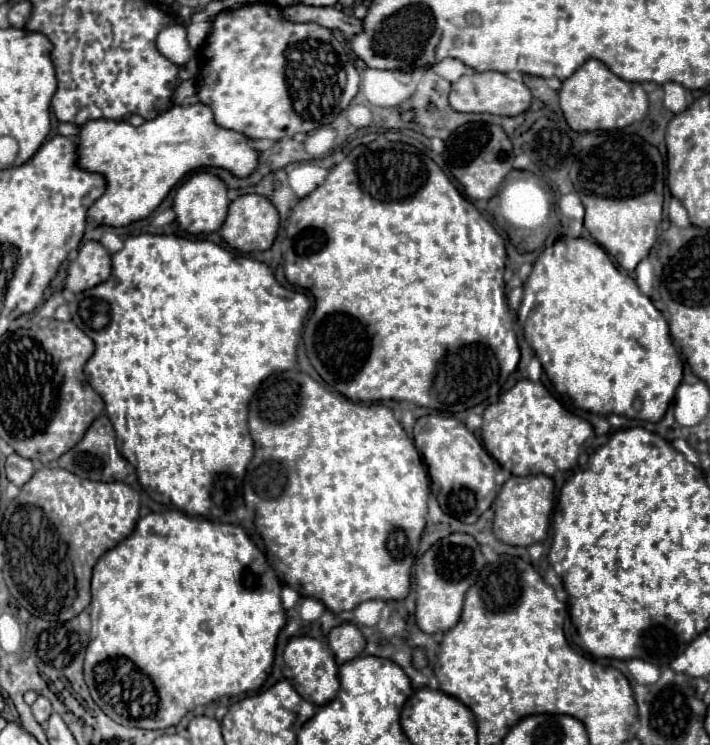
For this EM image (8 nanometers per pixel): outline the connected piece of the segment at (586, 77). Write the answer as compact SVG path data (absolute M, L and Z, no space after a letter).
M587 60L579 70L575 70L573 76L563 80L559 102L567 124L575 132L625 128L633 122L643 120L649 106L647 94L639 82L621 80L599 60Z

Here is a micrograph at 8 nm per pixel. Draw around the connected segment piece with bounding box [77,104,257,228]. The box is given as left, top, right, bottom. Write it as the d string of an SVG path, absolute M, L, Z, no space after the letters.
M191 104L171 106L139 128L113 120L85 122L77 134L77 166L101 174L107 184L103 196L87 210L87 222L119 228L147 218L169 190L197 168L217 166L239 178L249 176L257 166L257 150L247 146L243 134L217 126L209 106Z

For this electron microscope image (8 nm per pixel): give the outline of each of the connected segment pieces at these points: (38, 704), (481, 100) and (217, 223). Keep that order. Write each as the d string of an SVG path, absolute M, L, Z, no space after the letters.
M39 696L31 708L33 708L33 716L39 724L45 724L47 718L51 716L51 702L45 696Z
M475 72L459 78L451 86L449 102L457 112L487 112L495 116L519 116L531 106L531 92L523 82L511 80L501 72Z
M197 172L187 182L183 182L181 188L177 190L175 200L173 200L173 210L183 230L191 234L209 234L209 232L217 232L223 226L227 218L229 202L231 200L227 196L227 186L219 176L211 172Z

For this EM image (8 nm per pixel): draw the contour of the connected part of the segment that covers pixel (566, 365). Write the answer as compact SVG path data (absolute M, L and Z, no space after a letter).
M559 238L553 246L547 246L539 254L537 262L533 264L533 272L527 278L523 289L525 296L518 311L518 323L522 326L525 339L527 342L531 342L531 348L535 350L535 356L541 360L543 370L547 372L551 384L555 386L555 390L559 394L565 394L565 396L573 398L579 408L595 412L595 414L603 414L603 416L621 414L621 416L627 416L627 418L637 418L637 420L647 420L647 422L659 422L663 418L663 414L667 412L667 408L669 408L669 404L675 396L675 390L677 390L677 386L681 384L681 378L683 378L683 366L681 366L681 360L679 360L679 352L677 352L677 348L671 340L669 326L667 326L667 320L663 318L663 314L639 290L637 282L631 276L623 274L611 262L611 258L607 256L607 252L601 246L597 246L595 242L589 242L585 238Z

